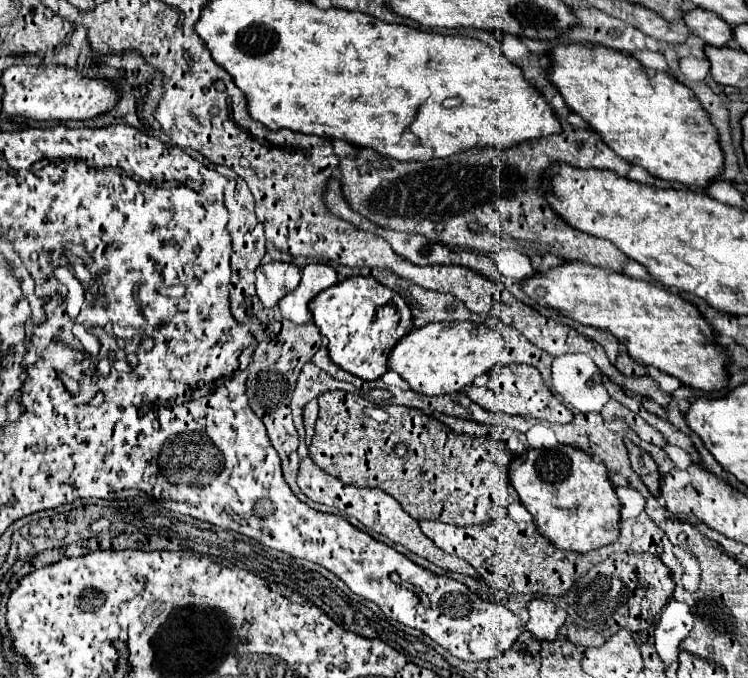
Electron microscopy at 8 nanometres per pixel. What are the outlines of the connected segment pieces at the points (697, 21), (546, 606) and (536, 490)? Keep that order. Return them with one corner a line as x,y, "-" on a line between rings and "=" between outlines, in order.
699,7
689,9
683,13
683,21
693,35
697,35
709,45
723,47
731,39
731,27
711,11
705,11
=
533,599
529,605
529,617
531,619
527,623
527,631
537,641
555,641
559,635
559,629
567,619
567,613
551,601
=
557,445
553,449
533,449
521,457
515,457
509,465
509,481
519,495
519,501
533,515
539,533
551,539
551,543
559,549
569,549
577,553
587,553
599,549
603,545
615,543
619,535
619,499
615,495
615,487
609,481
607,469
603,463
593,461
587,453
571,445

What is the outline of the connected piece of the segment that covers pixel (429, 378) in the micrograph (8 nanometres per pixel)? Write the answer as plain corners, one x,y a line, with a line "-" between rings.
429,323
417,331
407,333
389,355
389,369
397,371
413,391
423,395
459,393
471,385
475,377
489,373
503,353
503,337
499,331
465,323

